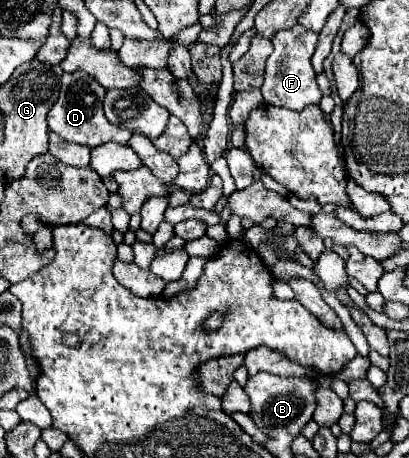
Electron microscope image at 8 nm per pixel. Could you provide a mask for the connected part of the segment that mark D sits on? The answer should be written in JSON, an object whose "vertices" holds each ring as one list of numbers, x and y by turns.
{"vertices":[[83,71,65,73,61,77,61,95,59,95,57,103,51,107,49,117,47,117,49,129,53,133,61,135,67,143,87,145,89,149,93,149,97,145,105,145,109,141,115,141,119,145,129,145,133,131,129,131,125,127,115,127,107,121,107,117,103,115,103,97,105,97,105,89,91,75,87,75]]}

